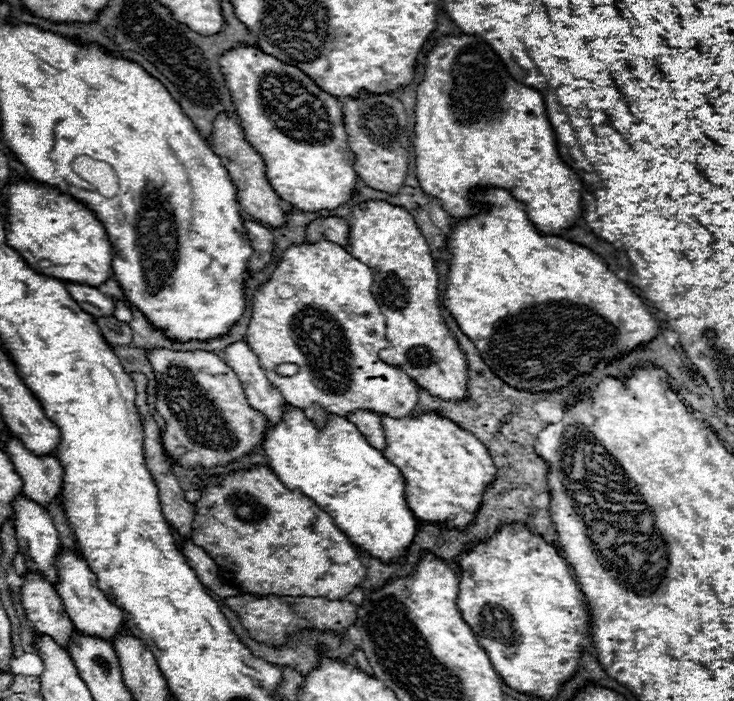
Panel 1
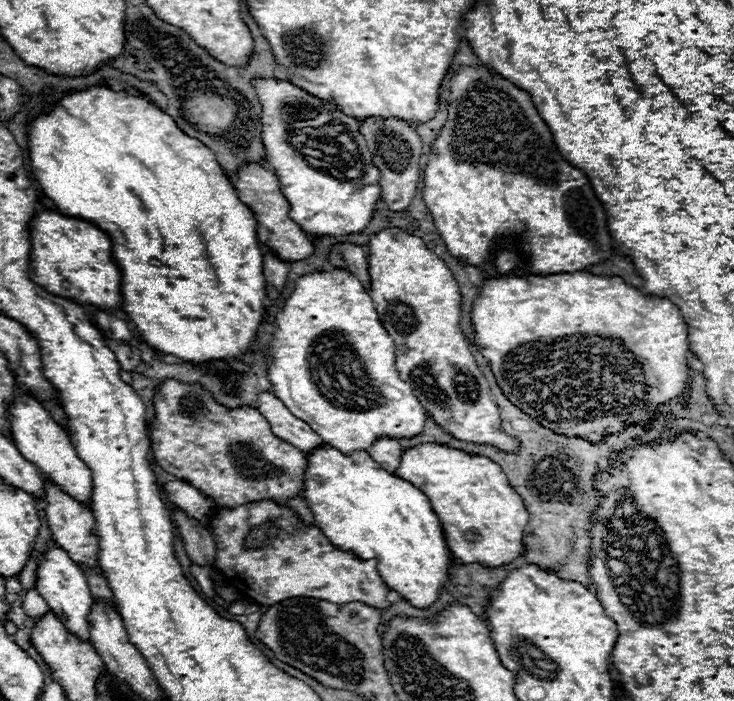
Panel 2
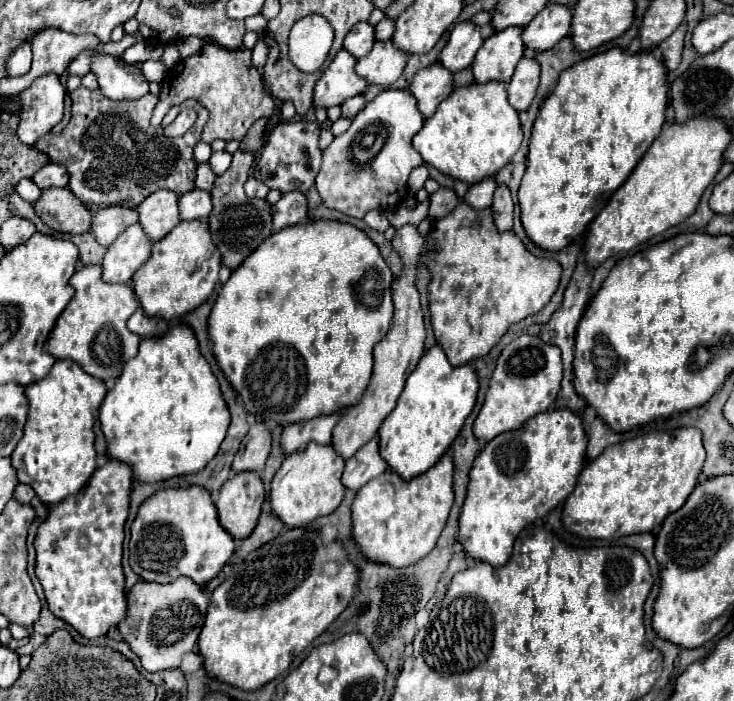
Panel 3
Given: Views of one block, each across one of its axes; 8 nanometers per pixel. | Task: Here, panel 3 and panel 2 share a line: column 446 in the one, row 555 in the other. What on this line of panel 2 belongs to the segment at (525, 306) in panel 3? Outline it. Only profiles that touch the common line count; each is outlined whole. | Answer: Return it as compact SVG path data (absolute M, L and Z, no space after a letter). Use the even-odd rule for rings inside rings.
M274 500L254 502L232 510L222 508L214 514L210 532L216 542L216 568L242 594L250 596L258 604L270 606L286 598L308 596L322 598L332 604L366 602L378 610L390 606L390 602L386 602L388 586L378 576L374 560L360 560L352 552L338 550L320 528L304 524L292 508L278 506ZM268 520L278 526L278 536L262 548L246 548L244 540L248 532Z

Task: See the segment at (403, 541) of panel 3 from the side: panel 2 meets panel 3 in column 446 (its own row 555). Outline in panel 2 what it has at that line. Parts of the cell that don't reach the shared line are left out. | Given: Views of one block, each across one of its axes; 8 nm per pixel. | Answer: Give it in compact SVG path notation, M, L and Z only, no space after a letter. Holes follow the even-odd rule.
M418 444L410 450L404 450L396 474L412 482L418 490L422 490L428 496L434 514L438 514L442 522L446 544L460 562L482 562L486 566L500 566L512 562L516 556L522 554L522 530L528 522L528 512L522 504L522 498L508 484L508 478L502 472L502 468L490 458L466 454L458 448L442 444Z

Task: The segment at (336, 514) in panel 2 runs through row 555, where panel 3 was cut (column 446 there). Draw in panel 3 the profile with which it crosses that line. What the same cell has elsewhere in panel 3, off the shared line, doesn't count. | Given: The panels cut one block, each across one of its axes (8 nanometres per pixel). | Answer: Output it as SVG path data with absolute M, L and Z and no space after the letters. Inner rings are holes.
M440 344L428 348L408 376L398 406L386 416L378 430L380 454L388 462L388 468L402 478L414 478L432 468L462 430L464 420L476 404L476 394L478 374L470 364L452 366Z

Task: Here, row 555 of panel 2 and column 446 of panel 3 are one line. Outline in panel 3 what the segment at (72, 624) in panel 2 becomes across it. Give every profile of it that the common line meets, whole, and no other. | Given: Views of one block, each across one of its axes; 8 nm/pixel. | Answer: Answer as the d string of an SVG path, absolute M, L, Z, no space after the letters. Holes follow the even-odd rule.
M458 22L450 32L448 44L440 52L440 64L446 66L450 72L468 68L482 44L484 38L474 22Z

